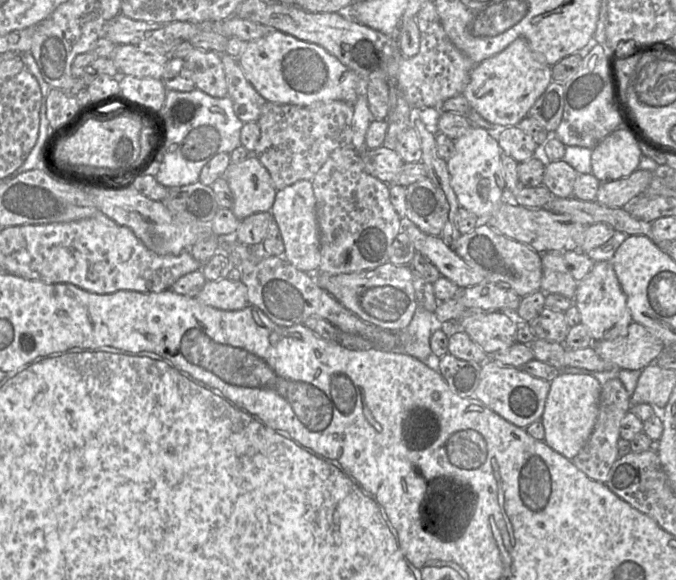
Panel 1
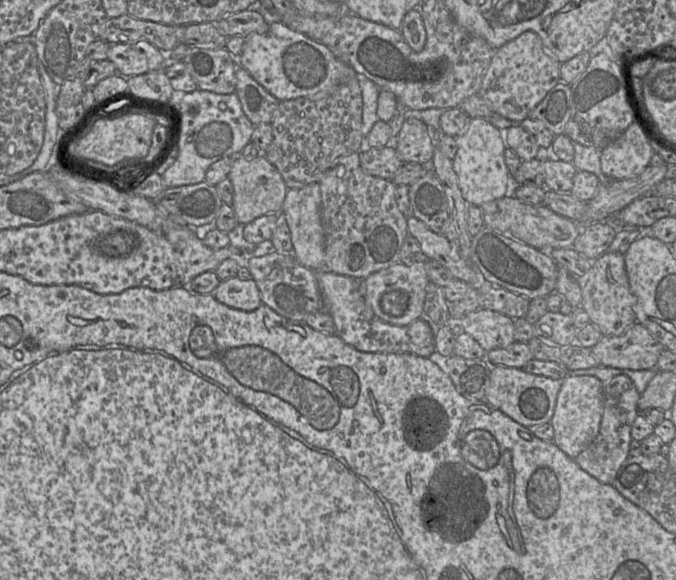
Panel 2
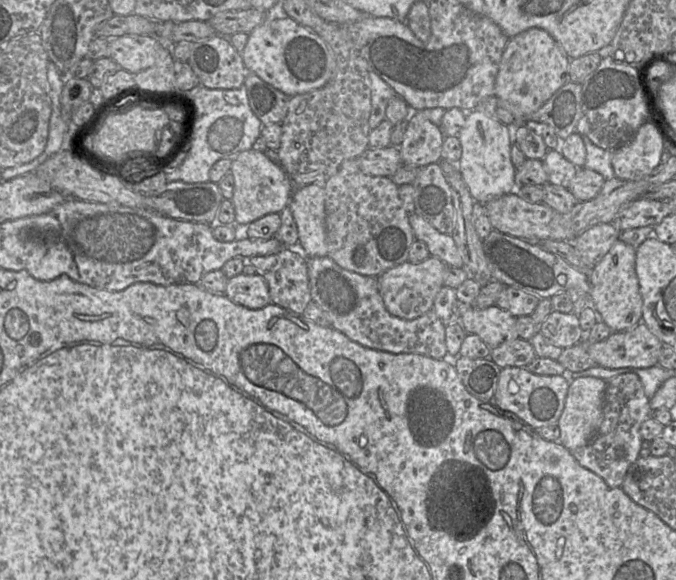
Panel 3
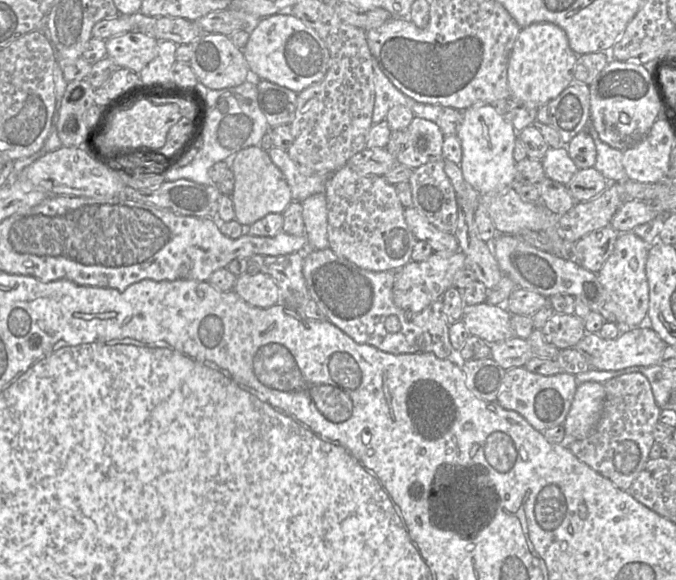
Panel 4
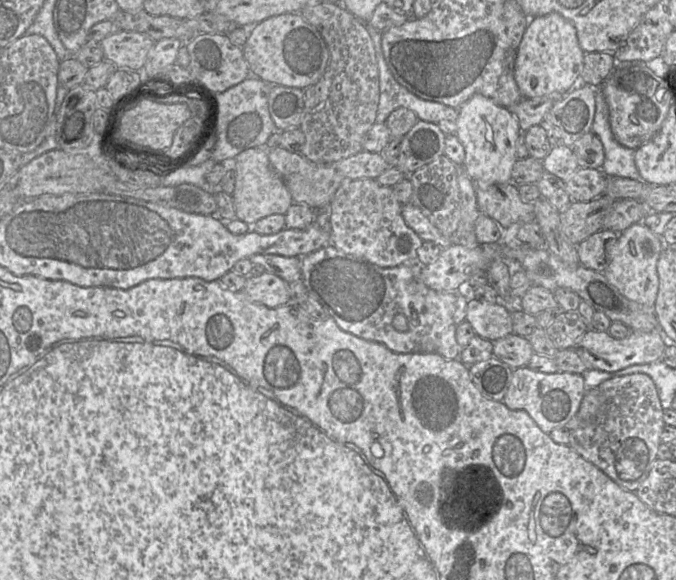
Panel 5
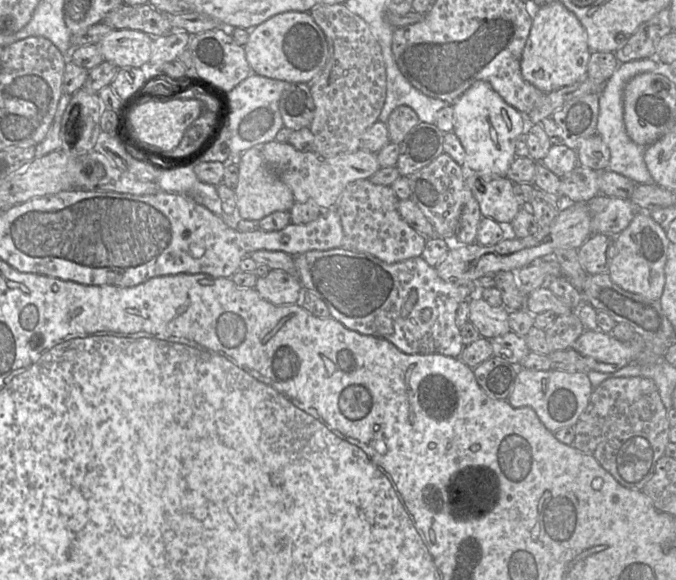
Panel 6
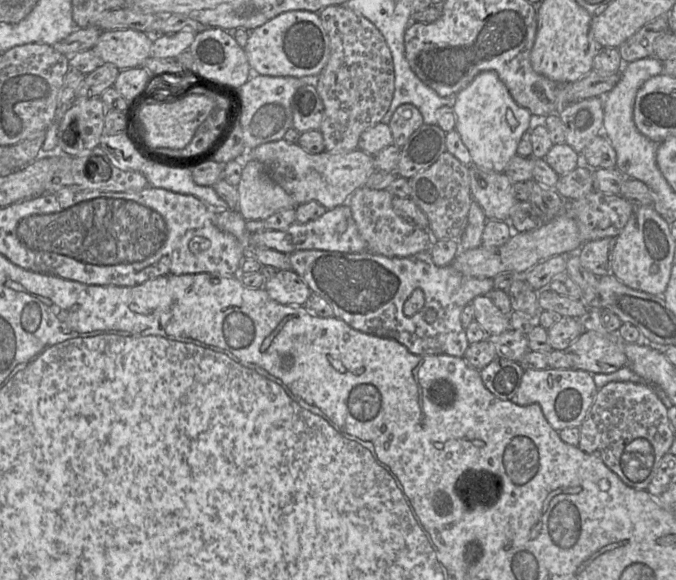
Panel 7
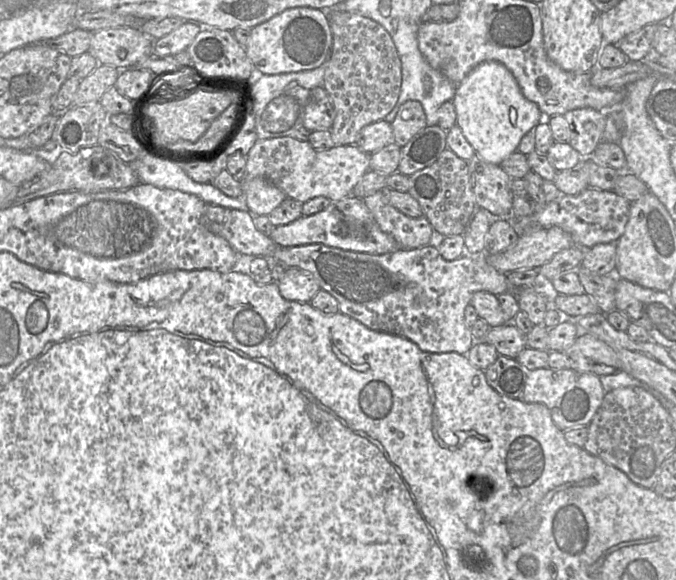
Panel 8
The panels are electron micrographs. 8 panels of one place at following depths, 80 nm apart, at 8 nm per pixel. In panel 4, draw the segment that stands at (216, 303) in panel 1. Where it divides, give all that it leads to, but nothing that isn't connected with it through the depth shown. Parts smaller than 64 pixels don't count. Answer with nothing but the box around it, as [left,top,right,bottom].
[233,273,279,308]

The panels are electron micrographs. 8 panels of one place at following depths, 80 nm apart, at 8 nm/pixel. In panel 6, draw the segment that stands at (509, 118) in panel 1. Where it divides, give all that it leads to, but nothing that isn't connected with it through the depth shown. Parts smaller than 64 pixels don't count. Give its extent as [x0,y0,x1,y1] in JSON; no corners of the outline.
[520,1,590,93]

